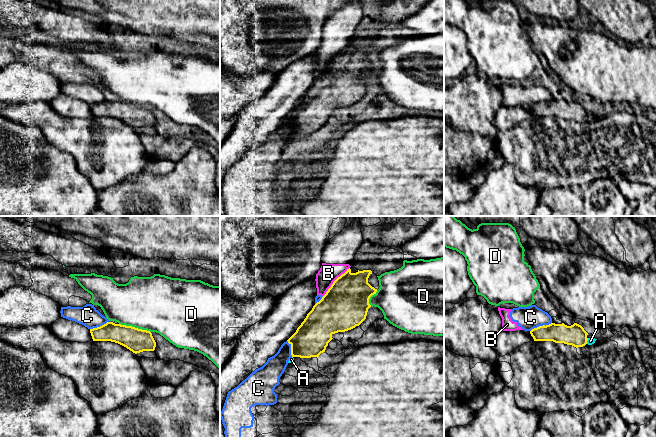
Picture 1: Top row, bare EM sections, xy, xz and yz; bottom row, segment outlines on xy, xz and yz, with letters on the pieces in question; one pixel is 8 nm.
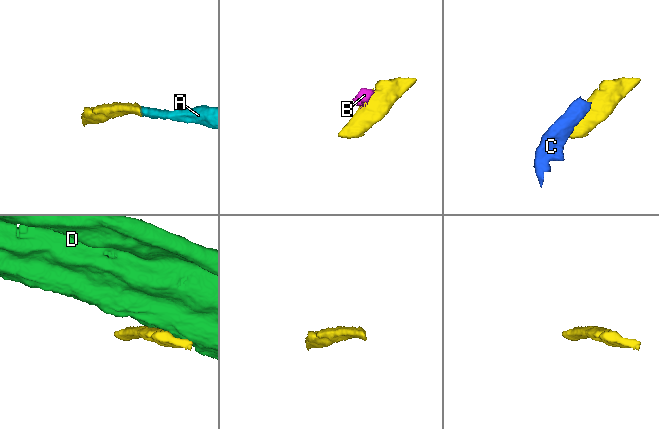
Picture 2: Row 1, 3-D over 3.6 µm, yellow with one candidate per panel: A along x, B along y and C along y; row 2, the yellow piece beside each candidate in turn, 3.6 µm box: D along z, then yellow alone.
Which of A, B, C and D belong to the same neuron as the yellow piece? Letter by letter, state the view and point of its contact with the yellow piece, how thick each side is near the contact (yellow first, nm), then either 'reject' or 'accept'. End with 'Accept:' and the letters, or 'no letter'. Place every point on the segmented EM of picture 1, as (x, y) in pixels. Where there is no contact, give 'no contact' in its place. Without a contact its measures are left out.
A: contact yz (586, 341); calibres 170 and 60 nm; accept
B: contact xz (334, 281); calibres 360 and 160 nm; reject
C: contact yz (540, 326); calibres 160 and 190 nm; reject
D: contact xy (134, 327); calibres 190 and 440 nm; reject
Accept: A

